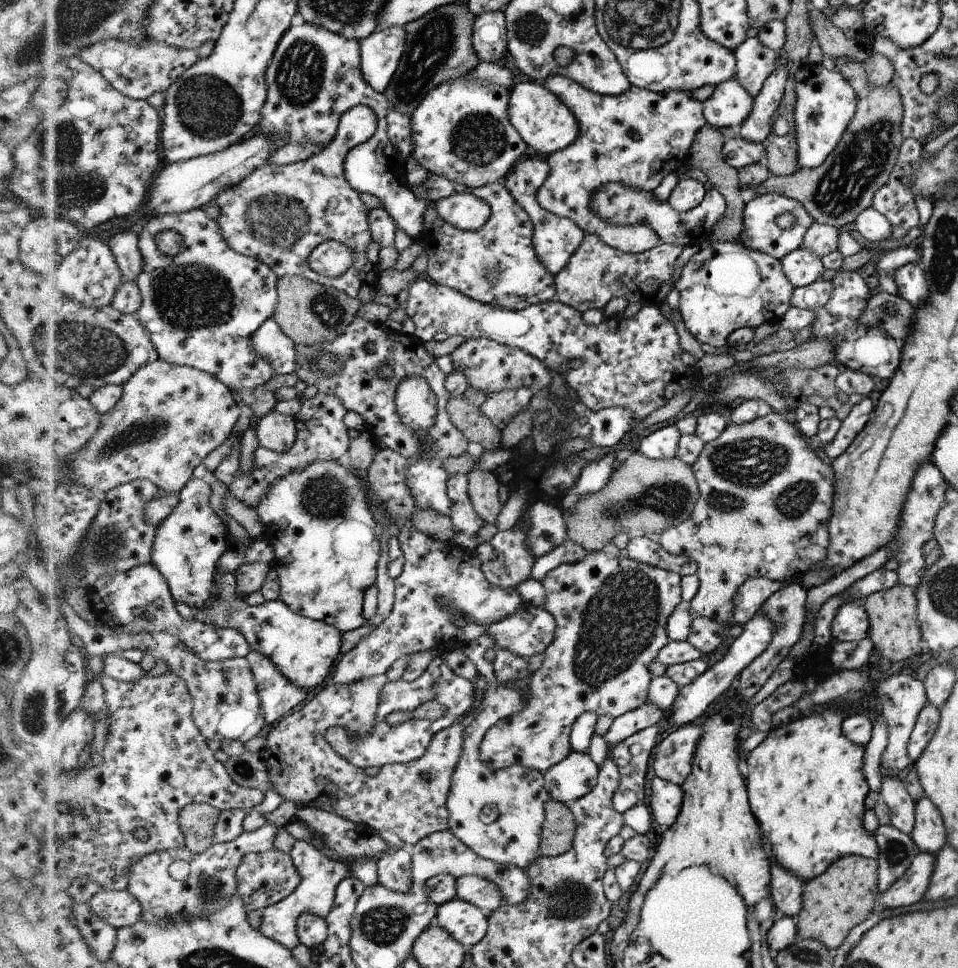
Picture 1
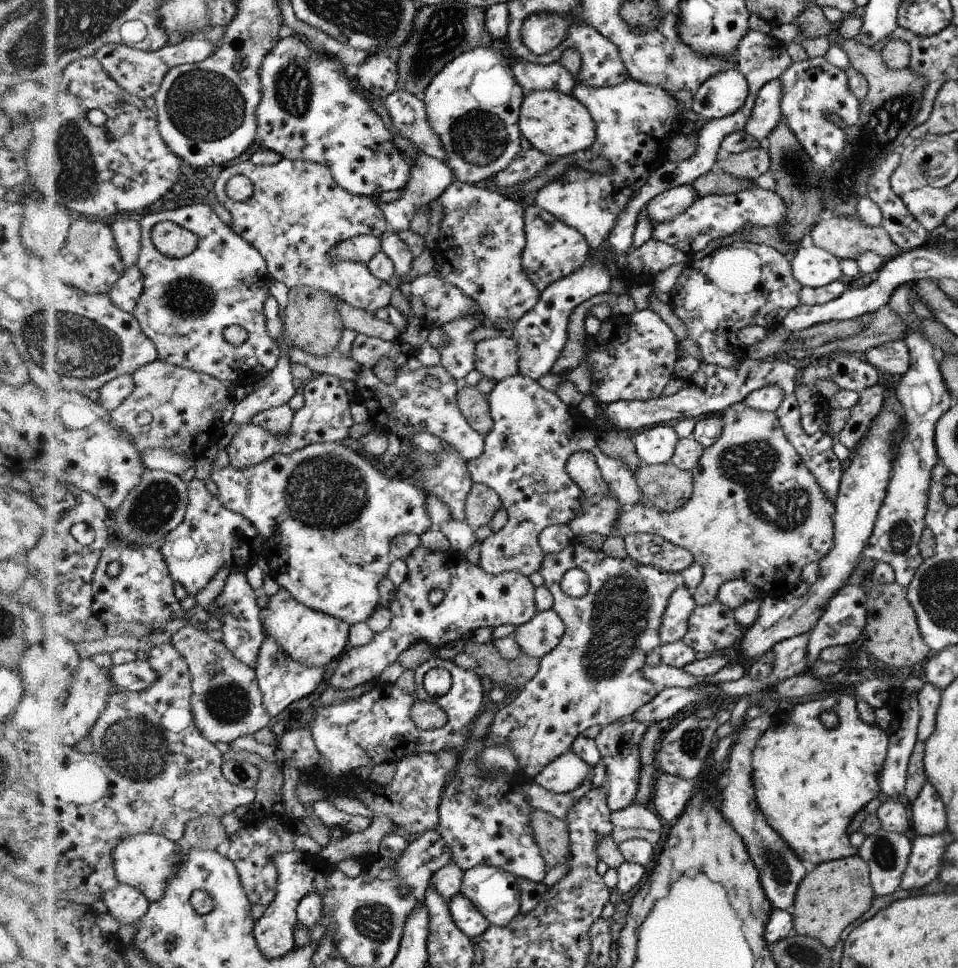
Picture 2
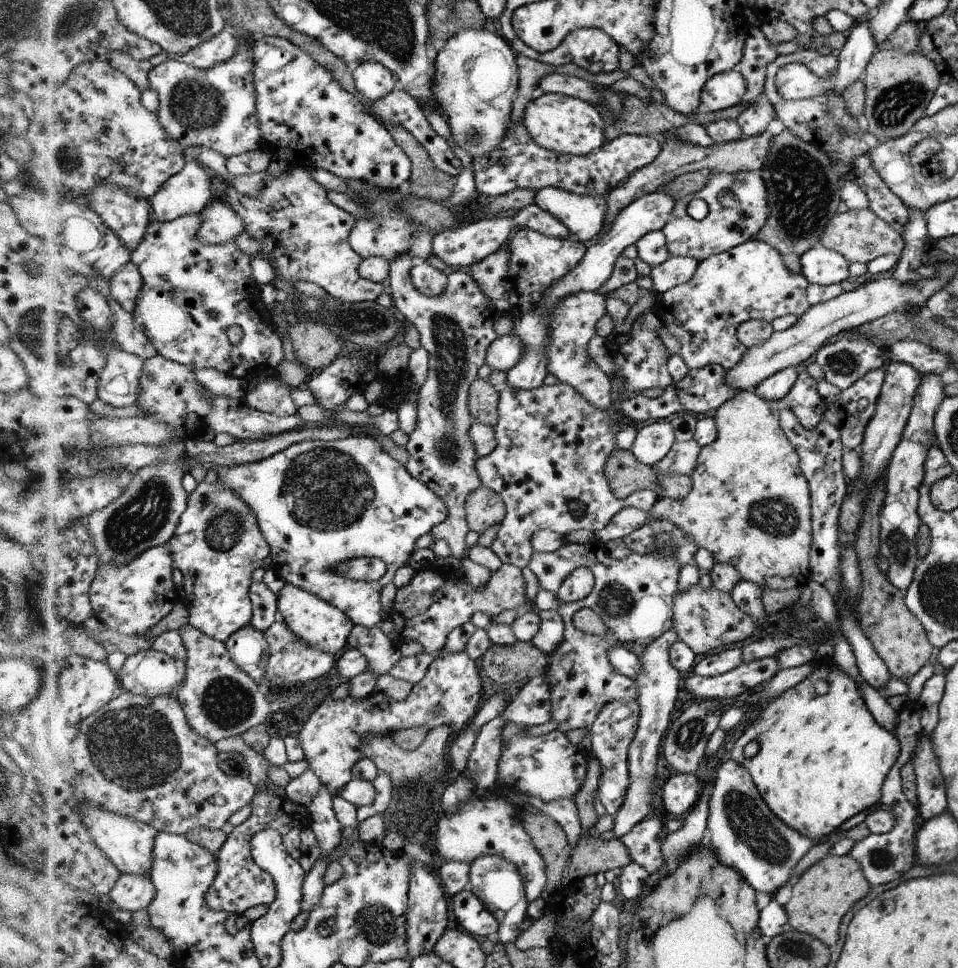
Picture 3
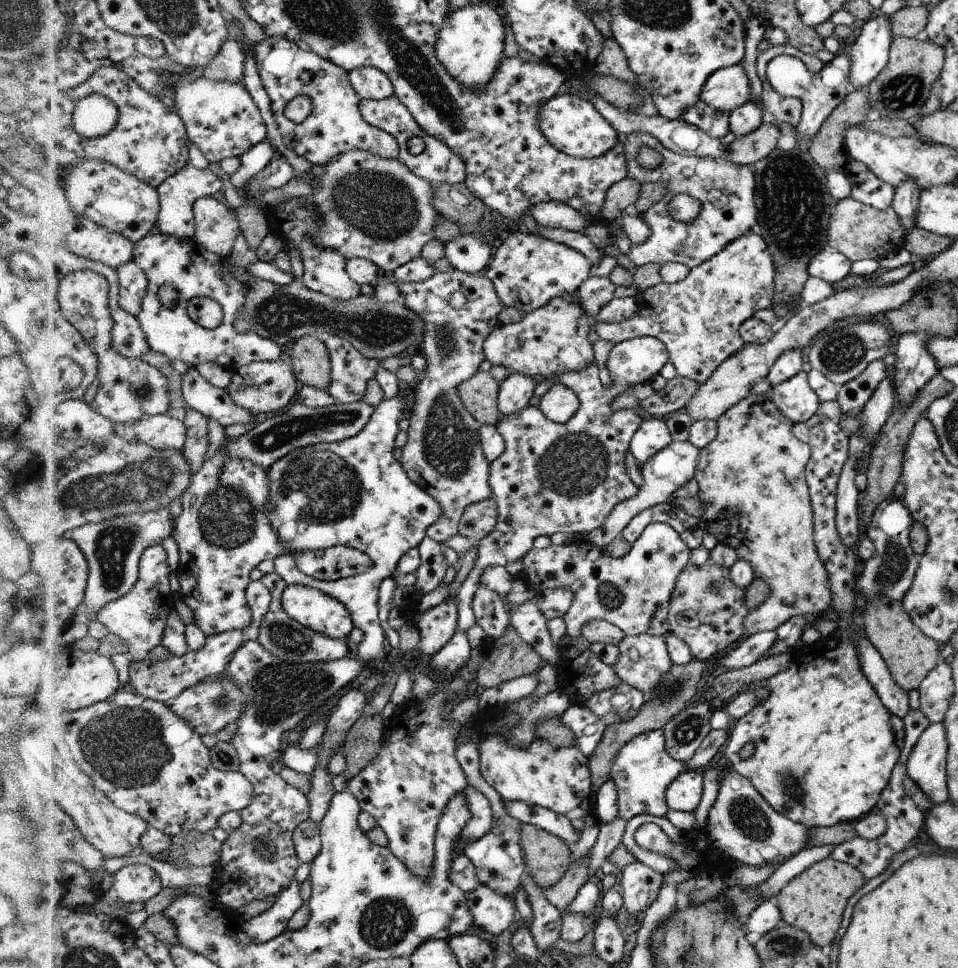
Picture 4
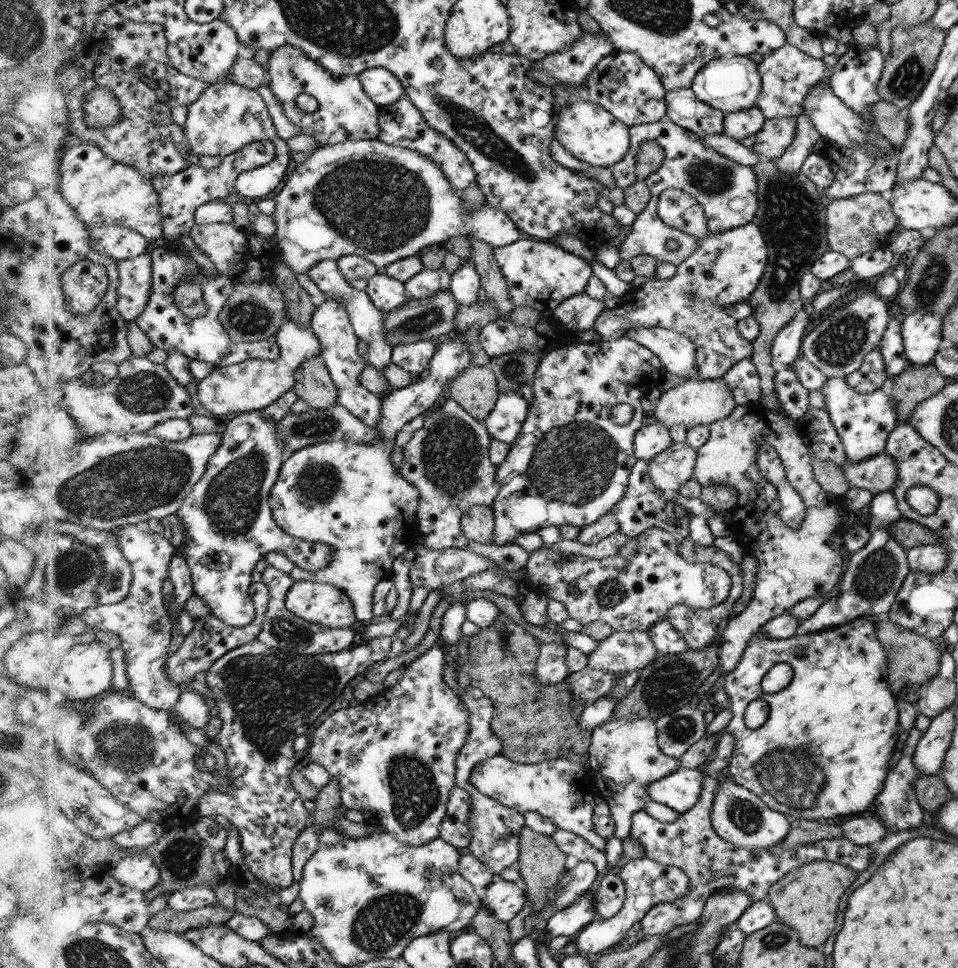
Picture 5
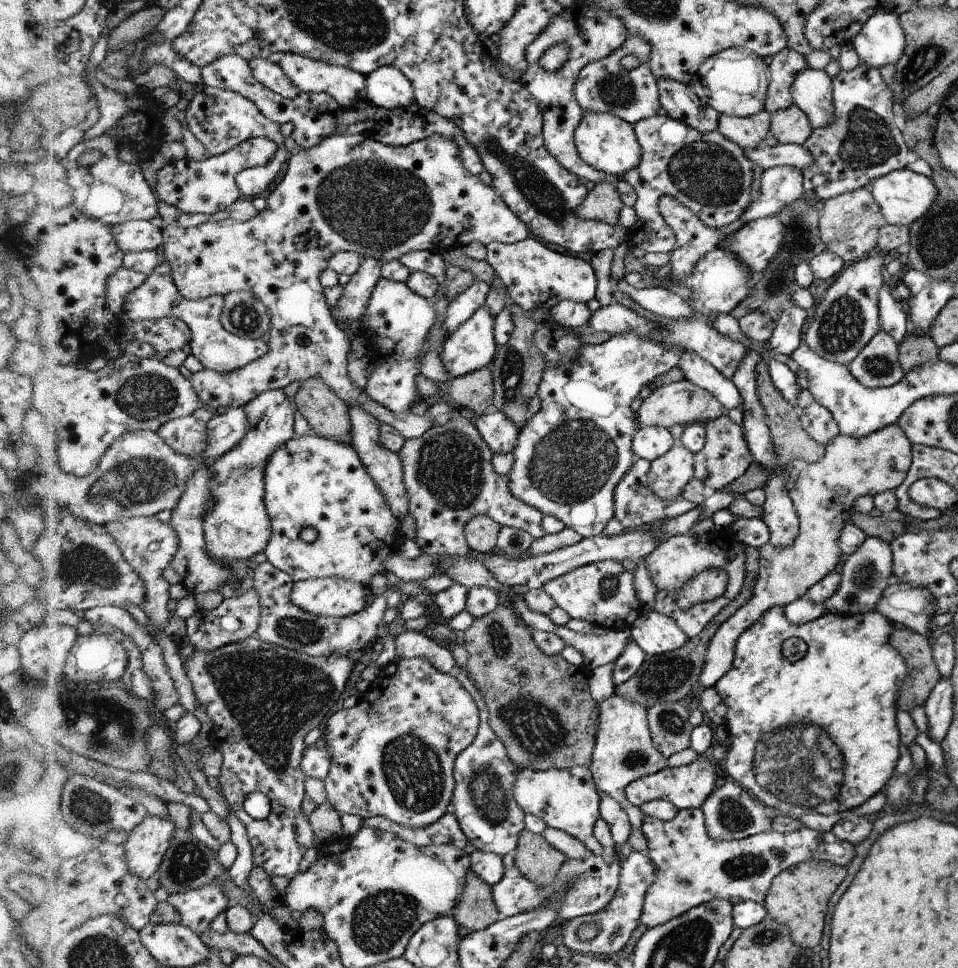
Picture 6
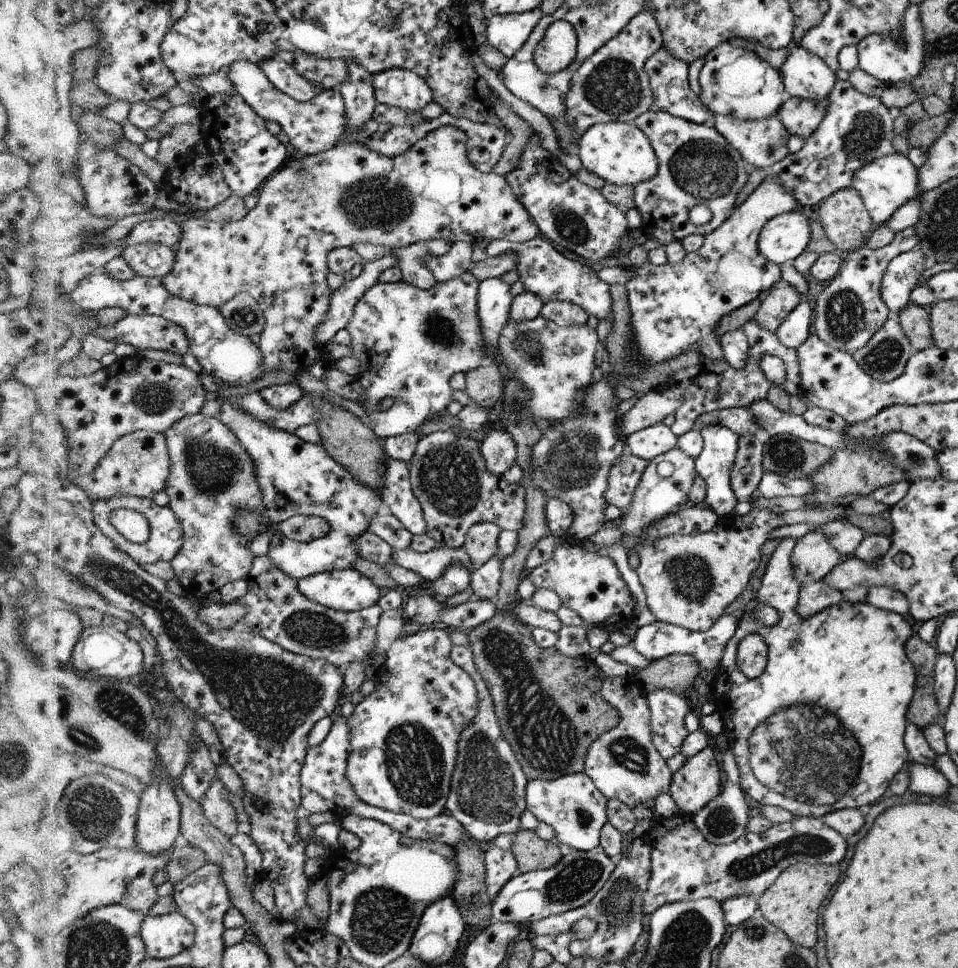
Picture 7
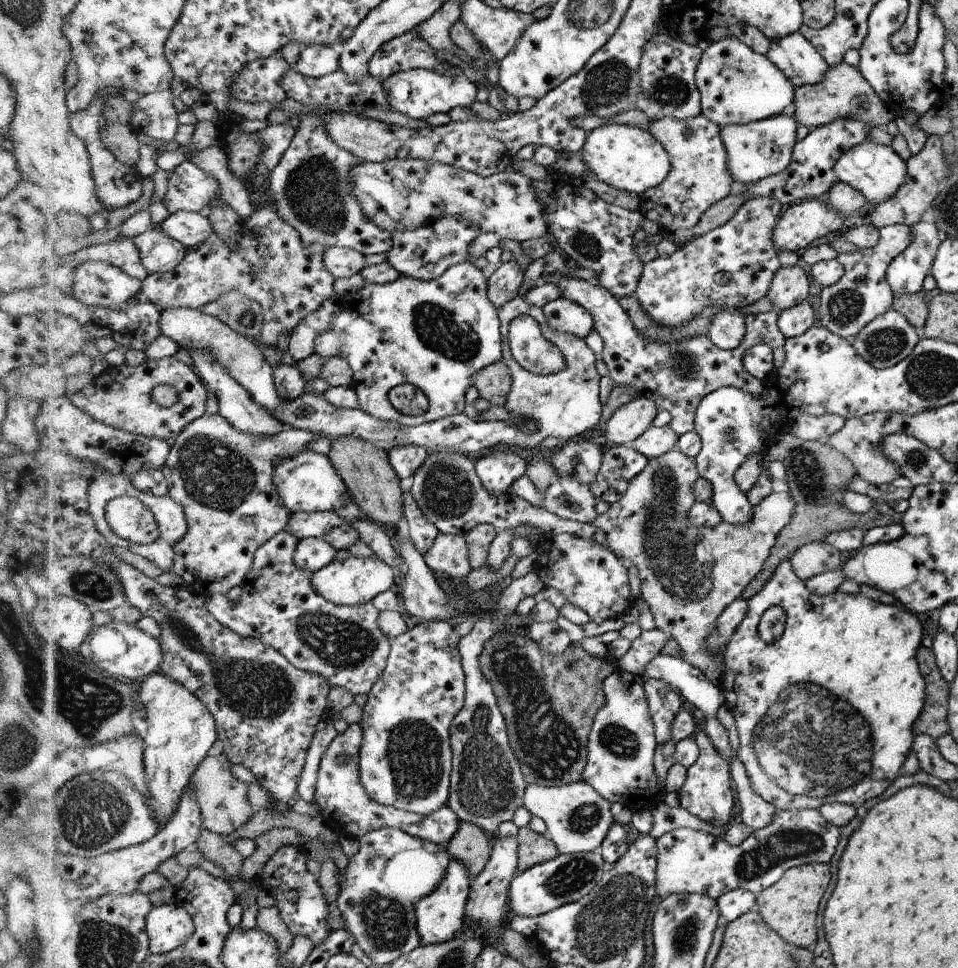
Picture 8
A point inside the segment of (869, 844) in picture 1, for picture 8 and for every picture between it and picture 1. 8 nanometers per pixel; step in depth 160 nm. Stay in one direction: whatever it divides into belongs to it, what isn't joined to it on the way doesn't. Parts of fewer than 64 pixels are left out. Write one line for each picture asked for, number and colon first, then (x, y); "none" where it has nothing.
2: (809, 781)
3: (822, 758)
4: (825, 747)
5: (830, 738)
6: (790, 723)
7: (822, 728)
8: (825, 713)

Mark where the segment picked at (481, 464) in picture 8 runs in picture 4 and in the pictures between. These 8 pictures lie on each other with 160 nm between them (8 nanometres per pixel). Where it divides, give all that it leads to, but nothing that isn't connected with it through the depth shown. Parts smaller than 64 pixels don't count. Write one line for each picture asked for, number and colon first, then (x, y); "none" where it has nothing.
4: (517, 391)
5: (505, 423)
6: (502, 433)
7: (500, 451)

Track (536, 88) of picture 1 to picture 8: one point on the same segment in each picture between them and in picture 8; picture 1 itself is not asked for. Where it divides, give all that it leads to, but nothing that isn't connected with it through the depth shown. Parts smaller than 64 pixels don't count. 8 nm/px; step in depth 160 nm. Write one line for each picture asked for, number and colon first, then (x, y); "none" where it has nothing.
2: (553, 122)
3: (567, 125)
4: (573, 125)
5: (593, 135)
6: (607, 142)
7: (620, 153)
8: (626, 157)

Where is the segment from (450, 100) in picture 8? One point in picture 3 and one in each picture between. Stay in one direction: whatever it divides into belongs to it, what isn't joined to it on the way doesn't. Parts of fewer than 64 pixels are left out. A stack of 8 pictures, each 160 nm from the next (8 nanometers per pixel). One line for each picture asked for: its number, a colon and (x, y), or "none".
3: (373, 79)
4: (370, 83)
5: (383, 86)
6: (388, 87)
7: (403, 88)

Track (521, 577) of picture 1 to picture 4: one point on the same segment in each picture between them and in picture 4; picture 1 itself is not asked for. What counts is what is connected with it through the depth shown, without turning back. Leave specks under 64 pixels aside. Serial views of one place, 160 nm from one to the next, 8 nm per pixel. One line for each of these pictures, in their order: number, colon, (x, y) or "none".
2: (525, 459)
3: (548, 464)
4: (552, 478)

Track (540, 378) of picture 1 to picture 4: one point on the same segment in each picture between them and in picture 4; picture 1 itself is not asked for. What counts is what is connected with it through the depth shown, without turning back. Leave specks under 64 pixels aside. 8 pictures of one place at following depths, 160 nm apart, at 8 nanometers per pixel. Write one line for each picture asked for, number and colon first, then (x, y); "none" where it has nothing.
2: (498, 358)
3: (505, 352)
4: (553, 340)

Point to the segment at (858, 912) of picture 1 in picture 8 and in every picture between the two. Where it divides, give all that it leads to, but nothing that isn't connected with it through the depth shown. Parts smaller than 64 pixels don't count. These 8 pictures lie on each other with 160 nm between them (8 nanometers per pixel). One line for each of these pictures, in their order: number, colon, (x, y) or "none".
2: (832, 895)
3: (823, 894)
4: (814, 901)
5: (806, 899)
6: (798, 898)
7: (792, 902)
8: (790, 907)

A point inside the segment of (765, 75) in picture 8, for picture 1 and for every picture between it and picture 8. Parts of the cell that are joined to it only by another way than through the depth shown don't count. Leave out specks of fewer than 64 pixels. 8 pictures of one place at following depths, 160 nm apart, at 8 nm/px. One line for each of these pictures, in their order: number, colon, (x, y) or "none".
1: (730, 104)
2: (723, 94)
3: (724, 90)
4: (728, 88)
5: (733, 84)
6: (735, 82)
7: (734, 80)

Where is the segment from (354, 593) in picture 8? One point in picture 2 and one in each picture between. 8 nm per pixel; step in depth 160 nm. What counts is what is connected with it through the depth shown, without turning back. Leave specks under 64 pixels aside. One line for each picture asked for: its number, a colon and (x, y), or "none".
2: (313, 638)
3: (316, 622)
4: (312, 608)
5: (327, 605)
6: (327, 597)
7: (347, 590)

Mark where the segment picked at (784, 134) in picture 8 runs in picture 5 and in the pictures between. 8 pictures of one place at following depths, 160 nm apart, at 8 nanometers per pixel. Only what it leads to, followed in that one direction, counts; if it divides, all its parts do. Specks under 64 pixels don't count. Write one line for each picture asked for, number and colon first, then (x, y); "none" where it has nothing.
5: (740, 124)
6: (749, 131)
7: (762, 143)

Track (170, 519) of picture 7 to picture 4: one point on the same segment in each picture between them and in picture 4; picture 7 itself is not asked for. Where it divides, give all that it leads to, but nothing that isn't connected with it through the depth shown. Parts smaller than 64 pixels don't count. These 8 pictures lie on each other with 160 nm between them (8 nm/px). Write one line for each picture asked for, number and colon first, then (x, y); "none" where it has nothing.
4: (141, 617)
5: (134, 620)
6: (150, 545)

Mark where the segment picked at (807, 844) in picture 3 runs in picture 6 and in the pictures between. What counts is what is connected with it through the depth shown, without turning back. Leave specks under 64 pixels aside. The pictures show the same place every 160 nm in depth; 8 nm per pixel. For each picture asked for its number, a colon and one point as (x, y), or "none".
4: (742, 826)
5: (739, 816)
6: (730, 813)

